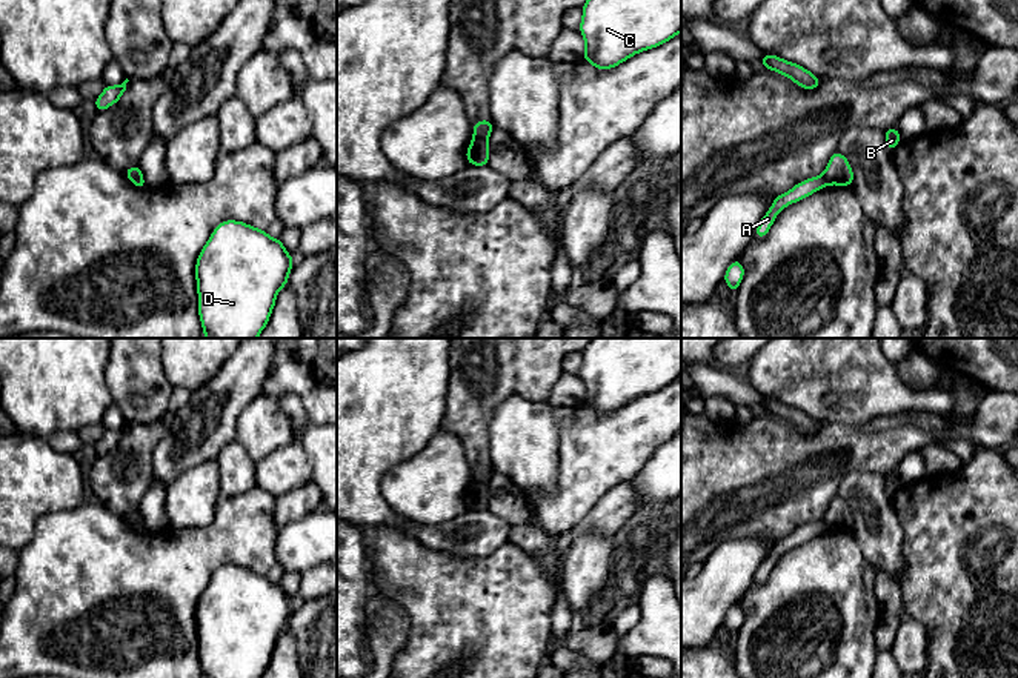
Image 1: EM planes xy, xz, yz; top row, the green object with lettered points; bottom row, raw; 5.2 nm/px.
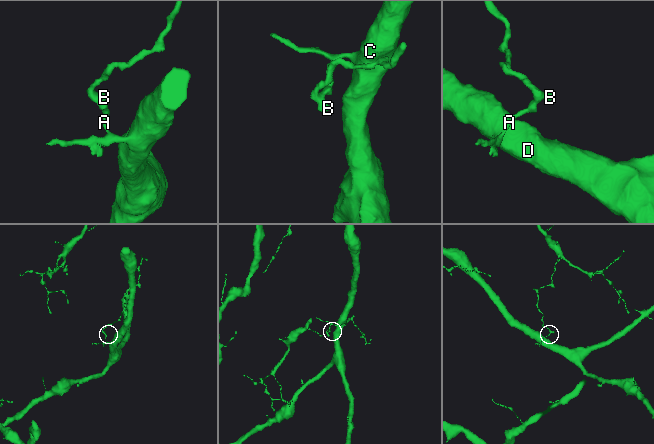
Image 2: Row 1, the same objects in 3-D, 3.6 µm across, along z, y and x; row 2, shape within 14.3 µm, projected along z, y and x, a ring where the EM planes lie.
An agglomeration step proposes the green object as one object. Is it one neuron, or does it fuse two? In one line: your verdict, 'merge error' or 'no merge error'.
merge error

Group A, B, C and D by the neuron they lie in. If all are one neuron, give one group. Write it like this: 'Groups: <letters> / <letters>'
Groups: A C D / B

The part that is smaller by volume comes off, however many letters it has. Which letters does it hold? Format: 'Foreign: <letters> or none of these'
Foreign: B

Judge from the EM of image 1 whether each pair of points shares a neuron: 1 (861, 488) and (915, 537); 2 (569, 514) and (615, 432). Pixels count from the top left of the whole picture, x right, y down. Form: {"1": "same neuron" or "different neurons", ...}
{"1": "different neurons", "2": "same neuron"}

